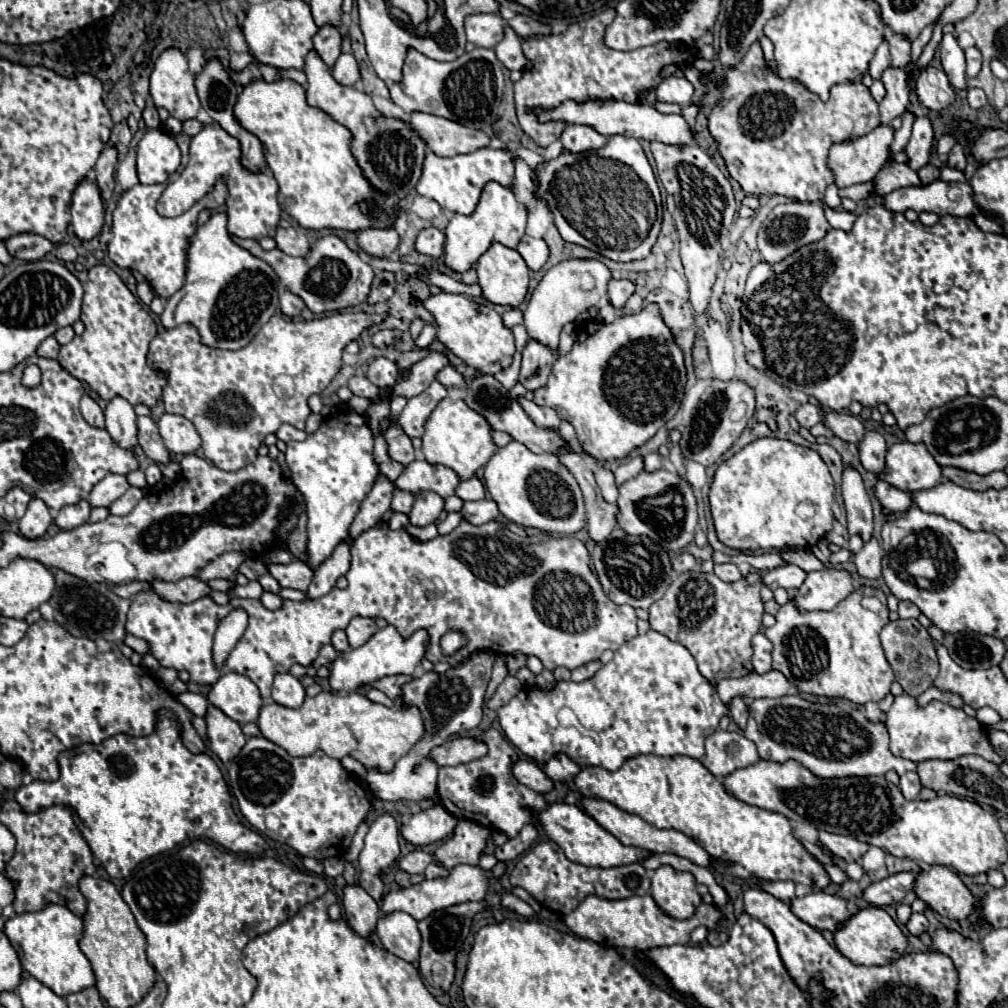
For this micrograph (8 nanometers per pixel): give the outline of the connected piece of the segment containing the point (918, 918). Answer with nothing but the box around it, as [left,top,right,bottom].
[907,913,929,935]

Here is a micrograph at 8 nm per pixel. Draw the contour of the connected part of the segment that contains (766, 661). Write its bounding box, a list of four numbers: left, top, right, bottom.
[753,633,771,673]

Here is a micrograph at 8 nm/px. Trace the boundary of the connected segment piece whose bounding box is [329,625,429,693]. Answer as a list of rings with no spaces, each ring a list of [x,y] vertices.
[[[387,625],[385,629],[379,629],[365,645],[357,647],[357,649],[349,649],[347,653],[341,653],[333,667],[331,667],[331,675],[329,675],[329,685],[333,691],[357,691],[361,685],[373,683],[381,677],[387,675],[413,675],[417,665],[423,661],[425,651],[427,651],[427,643],[429,643],[429,635],[425,629],[417,629],[411,637],[403,639],[399,635],[399,631],[391,625]]]

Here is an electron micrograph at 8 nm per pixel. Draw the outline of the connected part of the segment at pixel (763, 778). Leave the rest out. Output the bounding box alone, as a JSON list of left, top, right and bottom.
[723,759,1007,875]

